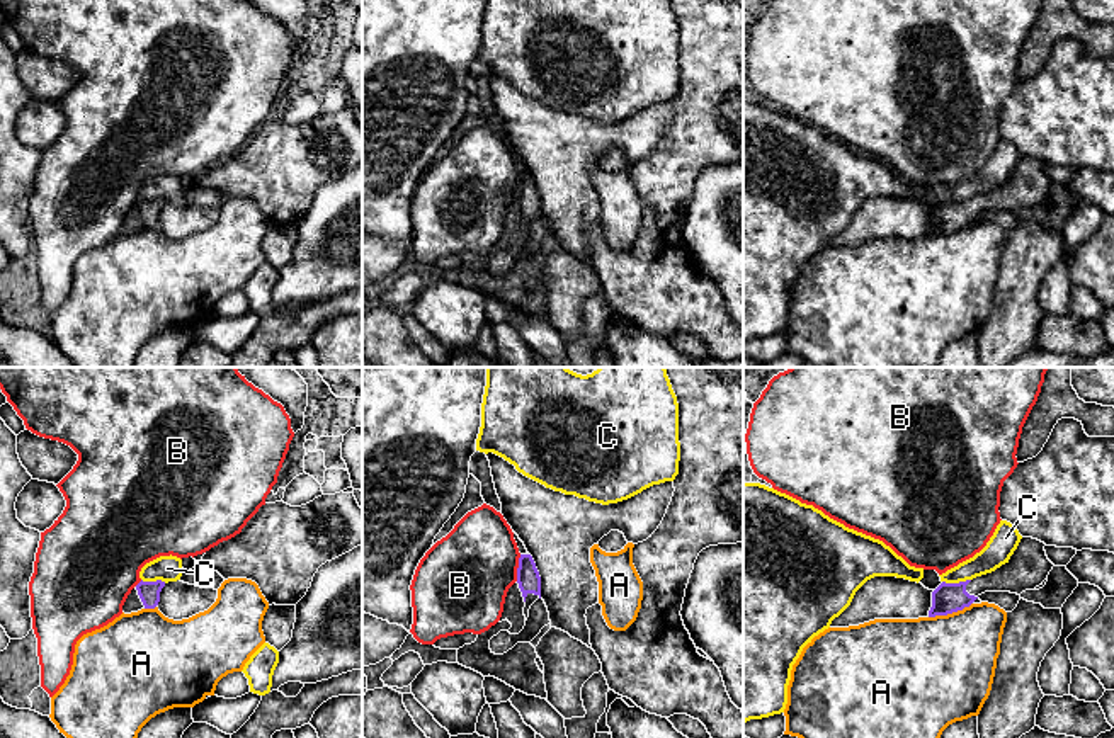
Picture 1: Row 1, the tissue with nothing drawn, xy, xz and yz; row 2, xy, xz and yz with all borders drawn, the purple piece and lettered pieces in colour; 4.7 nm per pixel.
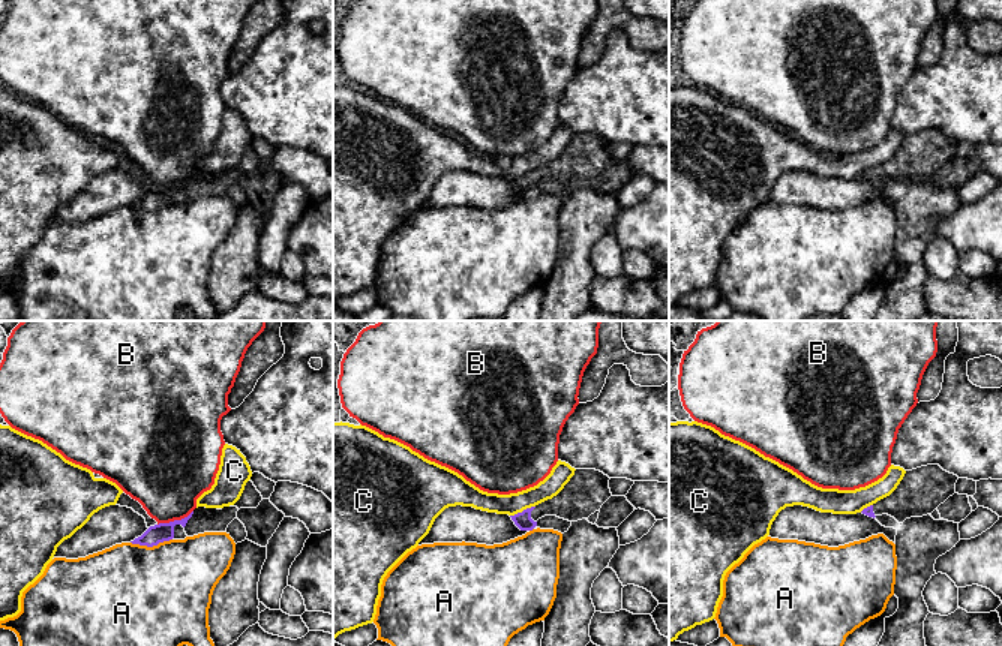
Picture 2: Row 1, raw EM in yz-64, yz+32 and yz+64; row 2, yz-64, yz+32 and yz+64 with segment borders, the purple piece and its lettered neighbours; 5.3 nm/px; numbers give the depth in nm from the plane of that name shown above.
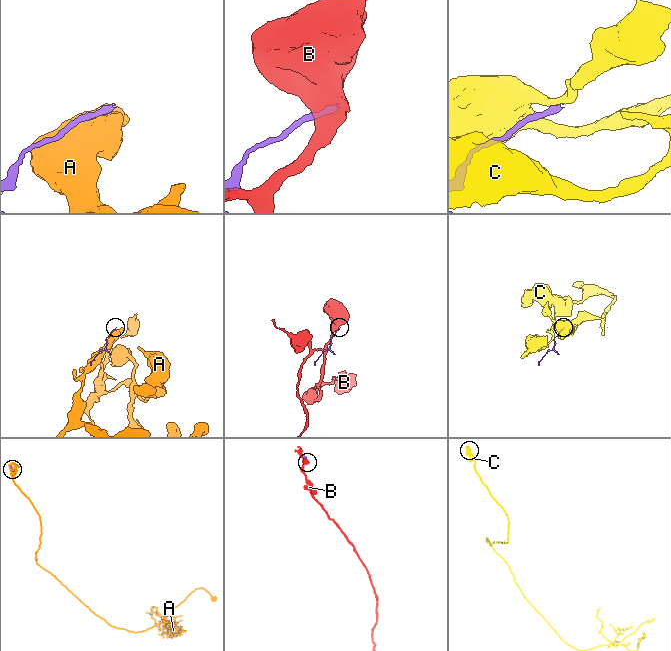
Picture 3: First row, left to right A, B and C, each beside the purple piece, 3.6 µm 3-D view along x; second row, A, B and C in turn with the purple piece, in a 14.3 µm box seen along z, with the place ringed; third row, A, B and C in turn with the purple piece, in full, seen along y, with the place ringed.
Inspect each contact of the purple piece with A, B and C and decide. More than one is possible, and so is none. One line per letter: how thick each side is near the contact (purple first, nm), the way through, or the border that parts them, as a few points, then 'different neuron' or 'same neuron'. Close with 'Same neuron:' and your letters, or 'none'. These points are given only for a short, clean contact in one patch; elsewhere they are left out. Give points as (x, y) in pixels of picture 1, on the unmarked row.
A: 140/480 nm | different neuron
B: 110/420 nm | along xz (521, 174), (516, 199) | different neuron
C: 140/130 nm | along yz (970, 198), (943, 201) | different neuron
Same neuron: none

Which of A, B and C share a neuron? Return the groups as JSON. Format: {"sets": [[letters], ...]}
{"sets": [["A"], ["B"], ["C"]]}

